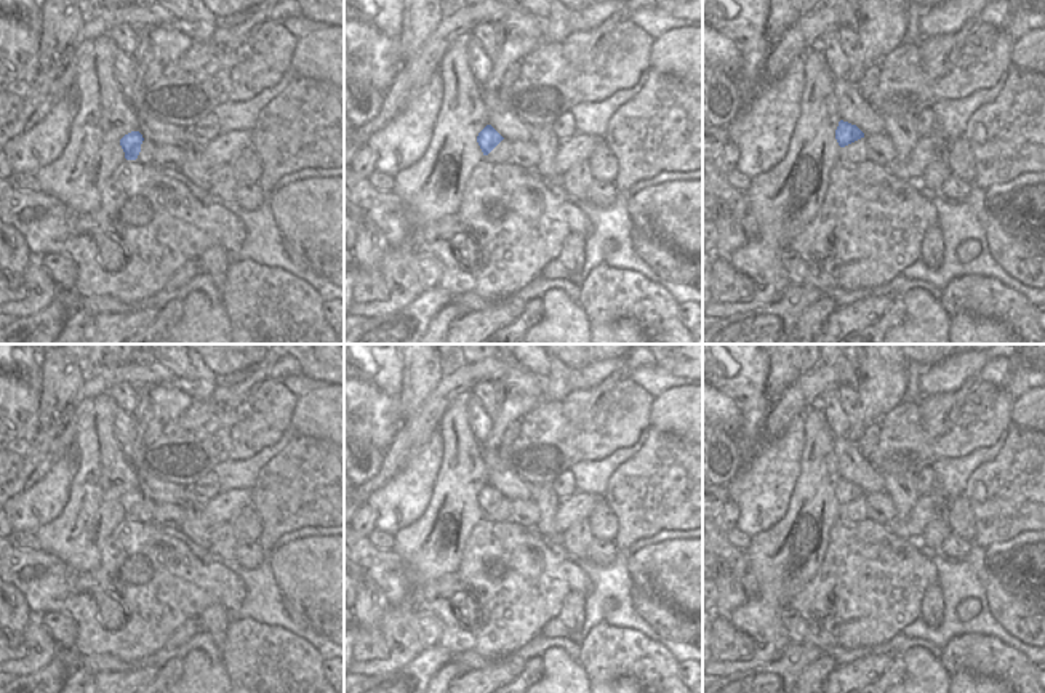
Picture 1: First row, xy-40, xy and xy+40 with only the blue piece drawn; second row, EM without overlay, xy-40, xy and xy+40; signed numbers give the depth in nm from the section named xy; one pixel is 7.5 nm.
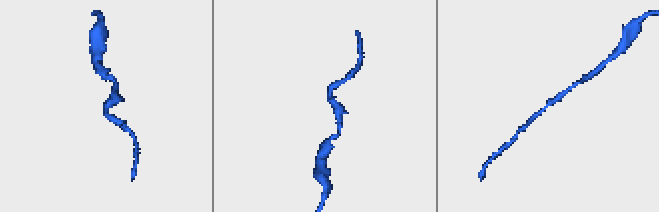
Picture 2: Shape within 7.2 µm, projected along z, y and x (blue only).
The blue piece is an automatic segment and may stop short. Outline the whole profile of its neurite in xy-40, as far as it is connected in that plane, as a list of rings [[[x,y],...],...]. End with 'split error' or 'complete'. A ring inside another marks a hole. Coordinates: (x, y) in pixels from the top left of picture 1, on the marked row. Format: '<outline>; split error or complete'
[[[131,131],[120,139],[120,146],[126,160],[136,160],[141,152],[144,138],[139,131]]]; complete

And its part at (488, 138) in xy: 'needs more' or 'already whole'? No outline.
already whole

